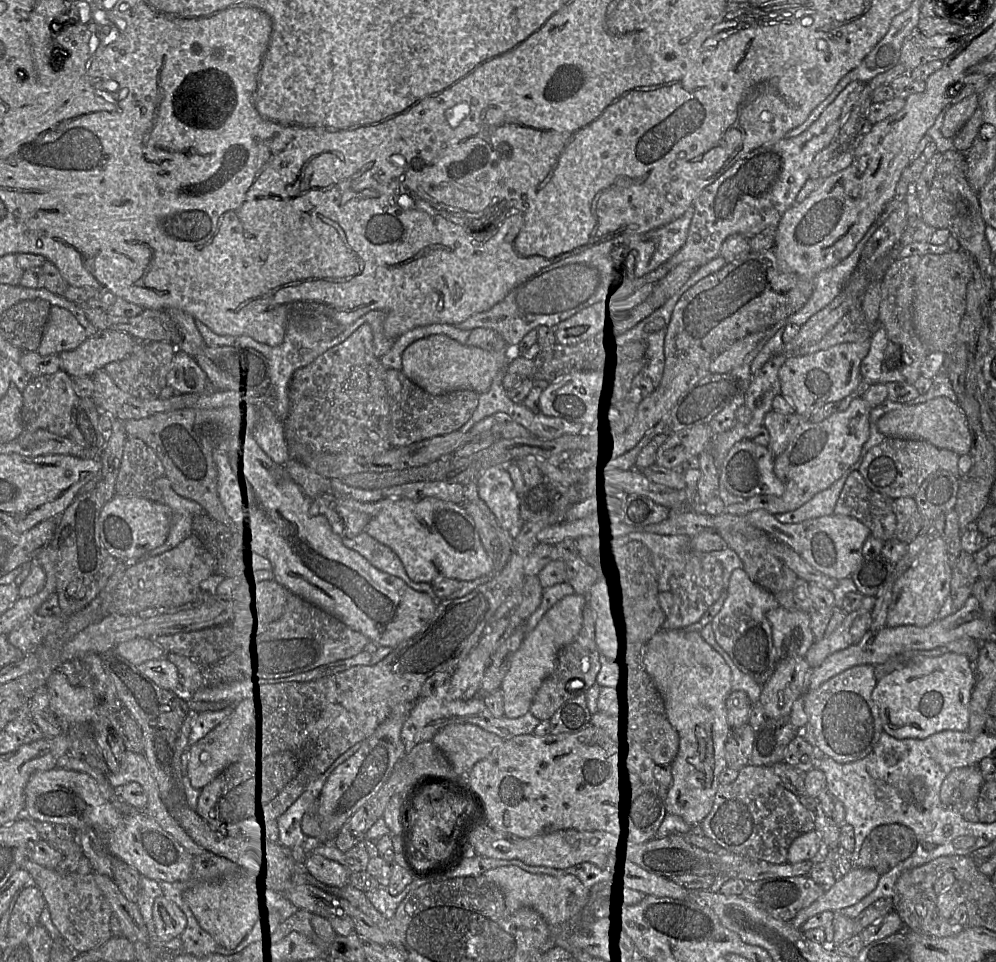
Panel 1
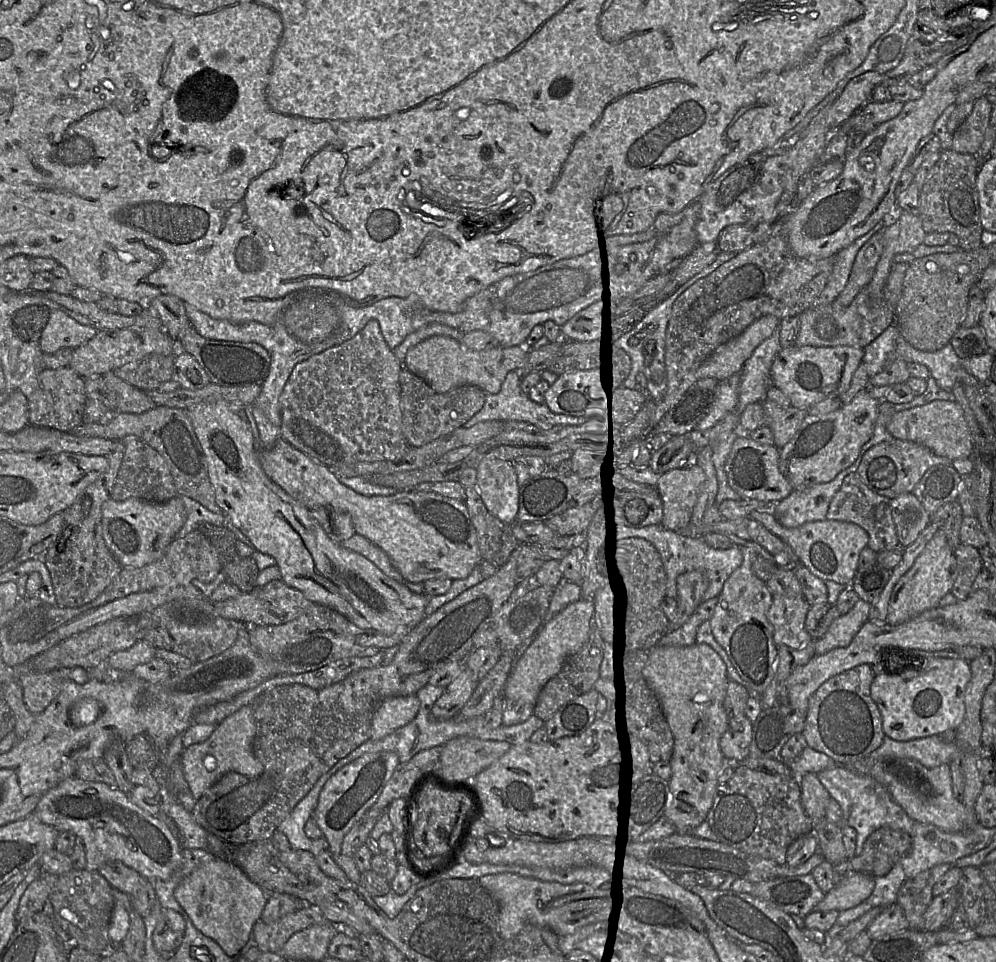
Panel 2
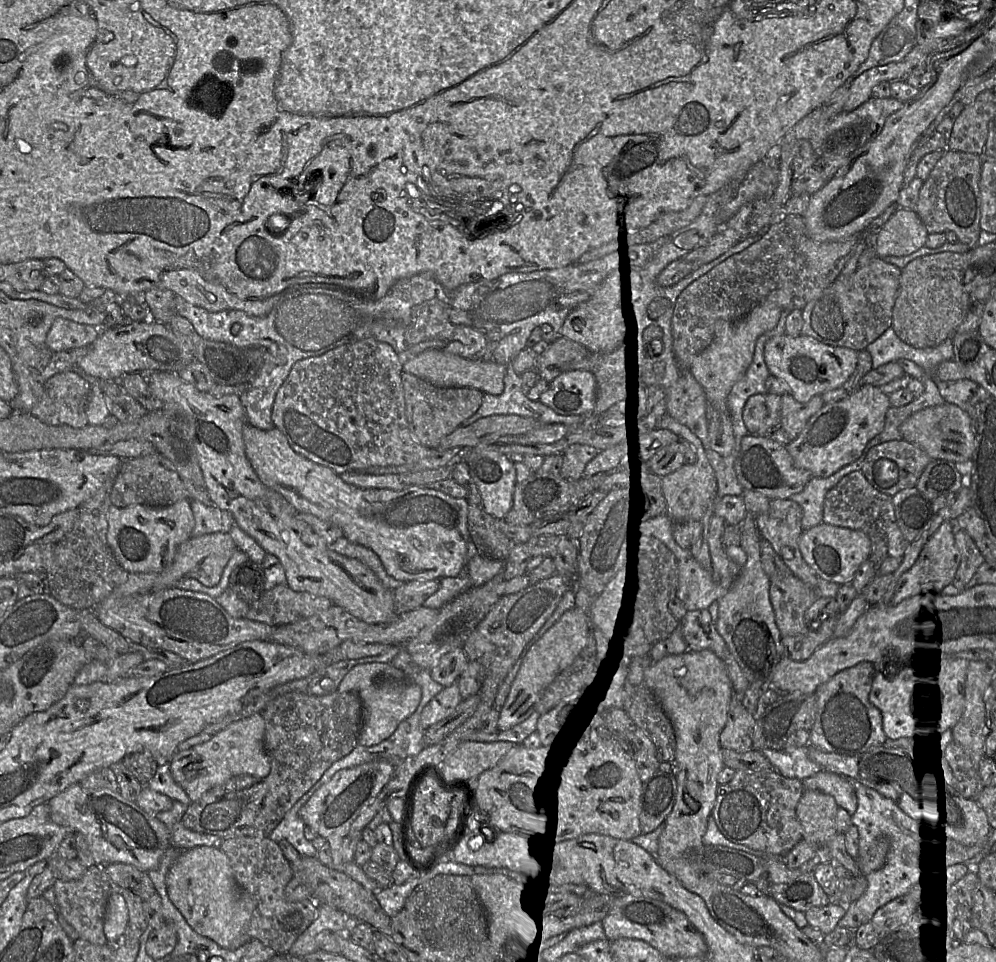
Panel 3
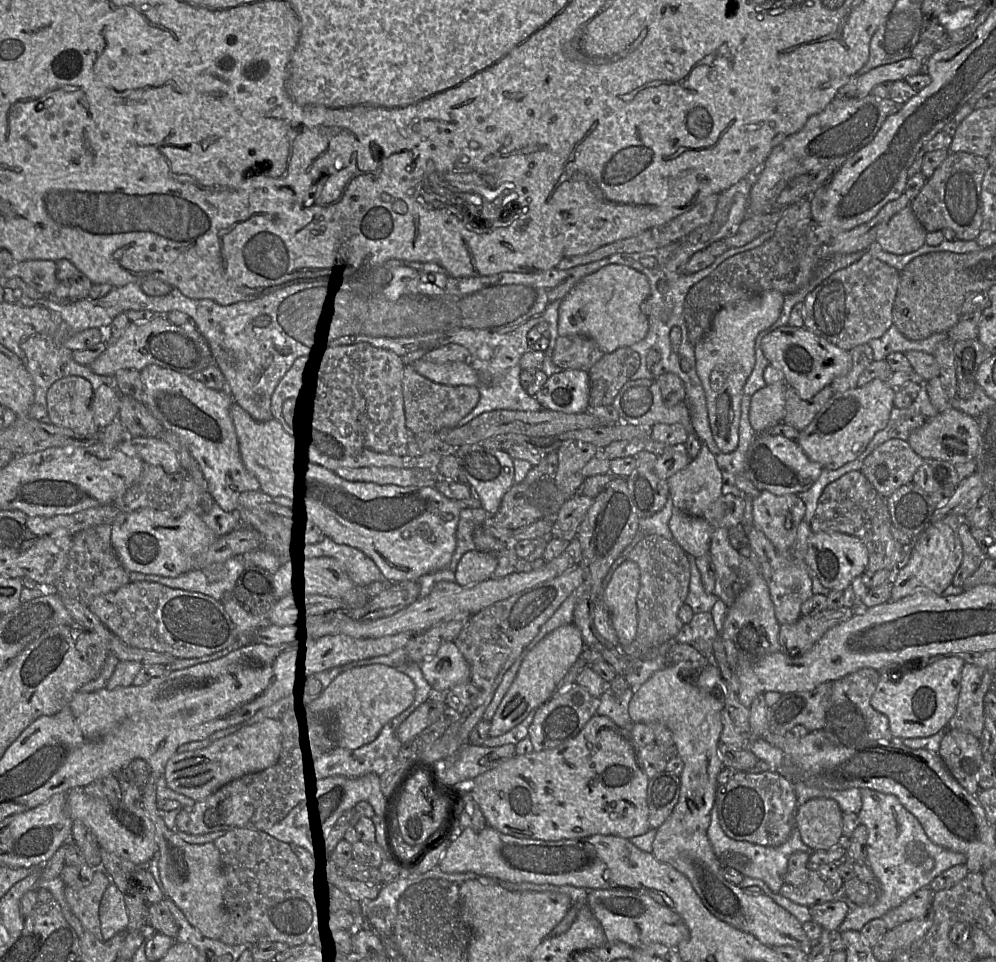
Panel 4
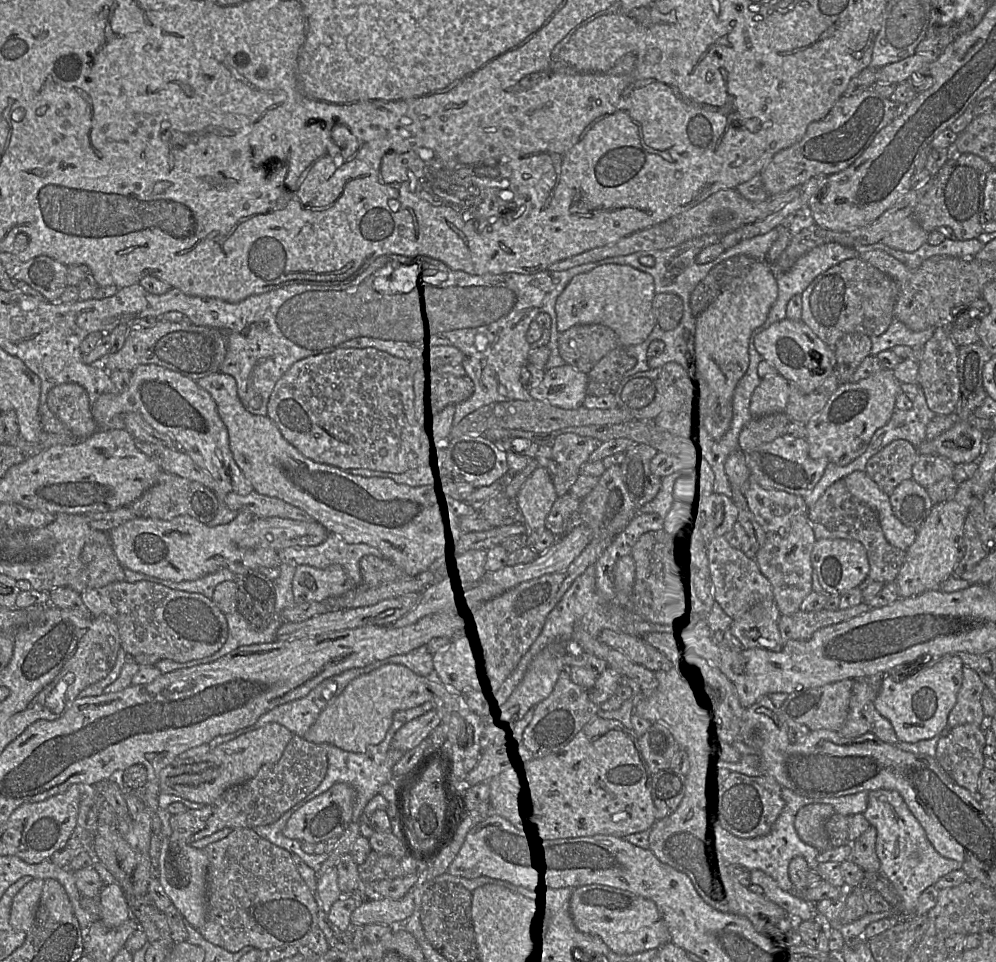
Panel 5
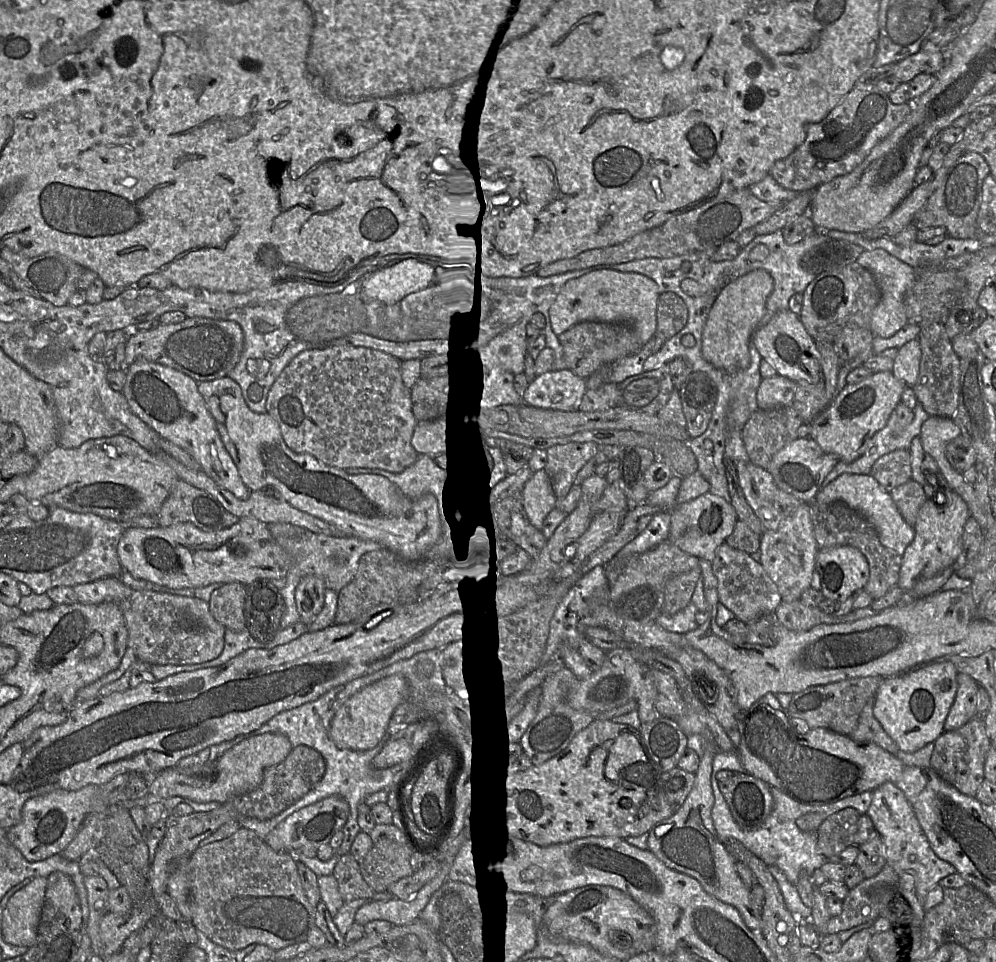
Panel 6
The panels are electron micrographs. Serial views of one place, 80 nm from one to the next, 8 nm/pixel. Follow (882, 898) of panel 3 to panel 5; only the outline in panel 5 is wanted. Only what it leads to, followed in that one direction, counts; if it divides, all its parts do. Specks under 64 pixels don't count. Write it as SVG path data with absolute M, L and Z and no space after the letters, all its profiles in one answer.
M888 789L869 791L868 803L863 815L877 831L875 850L880 861L879 871L890 881L901 902L889 911L868 913L852 923L837 926L846 942L860 940L855 938L863 937L866 926L880 919L904 921L912 918L915 916L914 910L918 898L926 888L933 886L949 872L962 869L958 861L945 858L935 850L924 829L897 791Z

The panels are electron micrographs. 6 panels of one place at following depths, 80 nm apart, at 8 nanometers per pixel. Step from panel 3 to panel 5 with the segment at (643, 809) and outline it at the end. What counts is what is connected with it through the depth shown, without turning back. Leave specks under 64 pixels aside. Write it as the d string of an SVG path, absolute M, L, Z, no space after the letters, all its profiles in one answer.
M670 768L660 770L651 777L651 796L655 819L659 821L679 806L685 792L686 777Z

